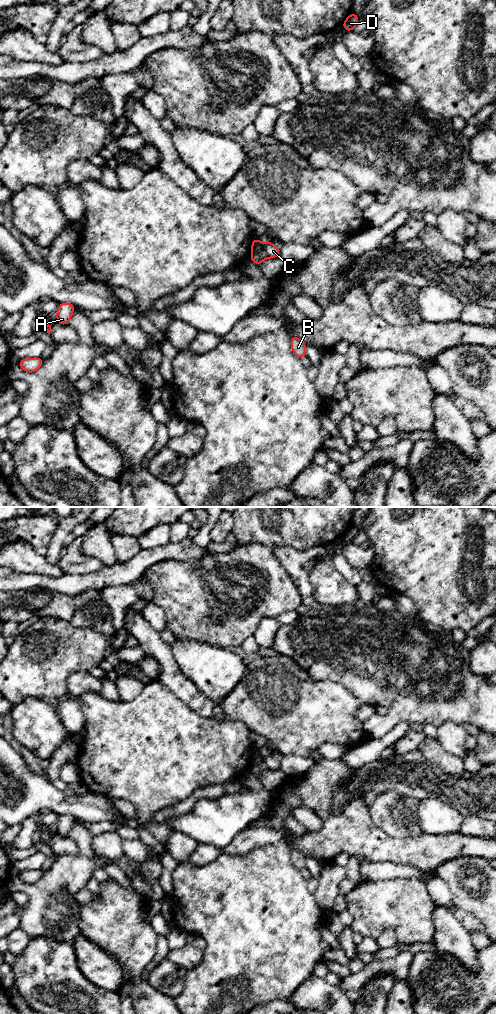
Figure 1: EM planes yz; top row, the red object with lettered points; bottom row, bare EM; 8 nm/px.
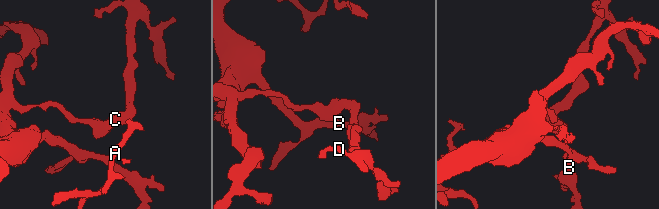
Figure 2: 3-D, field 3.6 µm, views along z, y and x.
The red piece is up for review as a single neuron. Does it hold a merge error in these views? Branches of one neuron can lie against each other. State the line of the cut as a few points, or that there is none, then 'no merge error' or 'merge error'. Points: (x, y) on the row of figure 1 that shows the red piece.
yz (264, 245), (260, 250), (252, 253) | merge error

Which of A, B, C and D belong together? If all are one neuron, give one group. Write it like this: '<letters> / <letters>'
A B C / D

